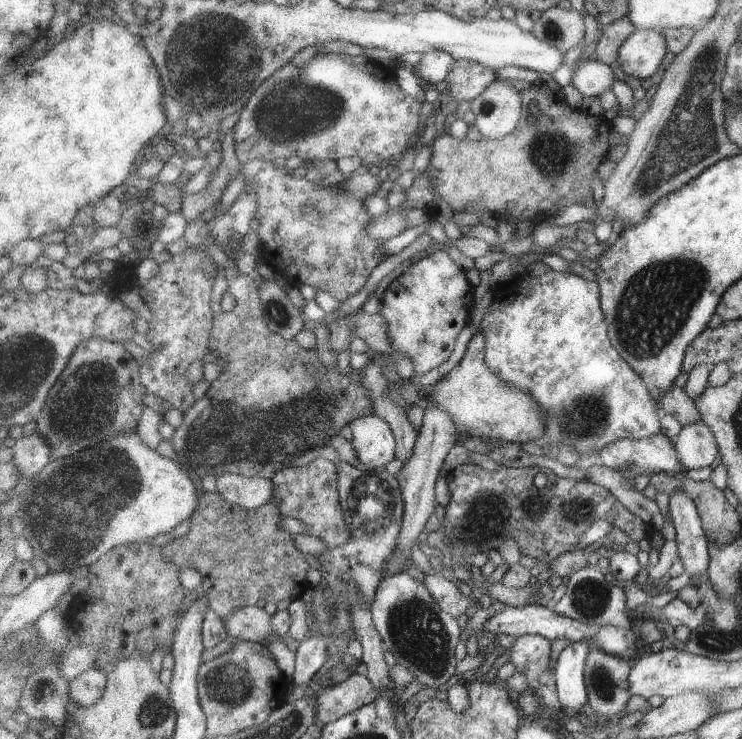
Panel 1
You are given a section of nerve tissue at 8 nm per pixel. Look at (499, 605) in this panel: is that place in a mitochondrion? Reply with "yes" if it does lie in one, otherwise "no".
no

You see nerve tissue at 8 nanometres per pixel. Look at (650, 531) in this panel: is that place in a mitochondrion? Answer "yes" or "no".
no

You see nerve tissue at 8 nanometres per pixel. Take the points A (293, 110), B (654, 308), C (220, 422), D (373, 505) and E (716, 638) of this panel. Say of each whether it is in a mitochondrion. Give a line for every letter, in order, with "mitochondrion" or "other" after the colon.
A: mitochondrion
B: mitochondrion
C: mitochondrion
D: mitochondrion
E: mitochondrion

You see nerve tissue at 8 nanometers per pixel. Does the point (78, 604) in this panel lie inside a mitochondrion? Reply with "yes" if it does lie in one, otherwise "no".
no

